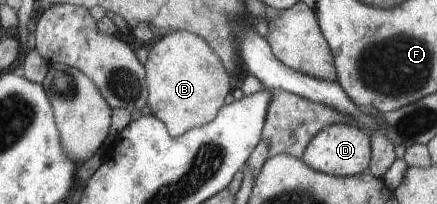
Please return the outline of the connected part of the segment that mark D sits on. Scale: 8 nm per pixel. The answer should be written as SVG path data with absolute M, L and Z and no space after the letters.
M333 124L323 128L313 140L307 144L302 160L315 171L334 176L357 176L370 167L372 145L369 145L369 137L365 139L365 133L359 126L351 124Z

